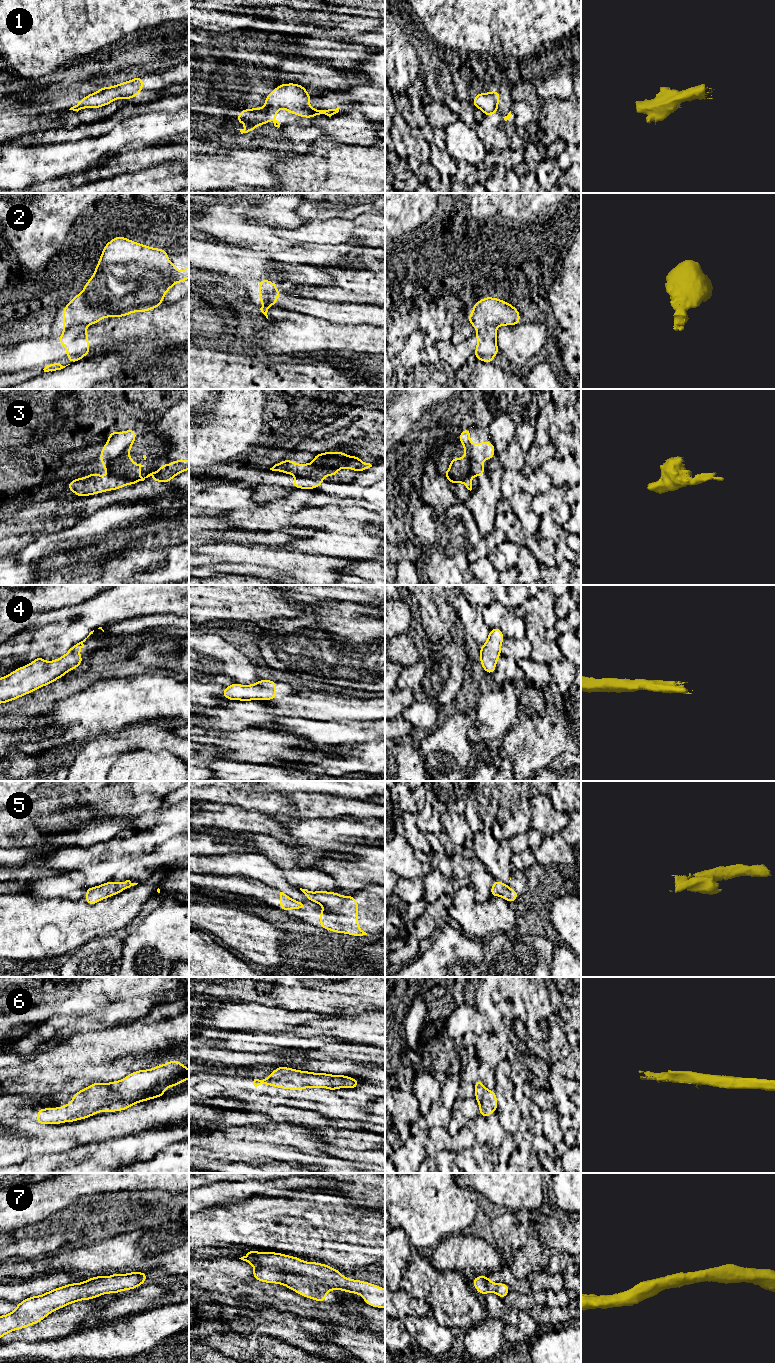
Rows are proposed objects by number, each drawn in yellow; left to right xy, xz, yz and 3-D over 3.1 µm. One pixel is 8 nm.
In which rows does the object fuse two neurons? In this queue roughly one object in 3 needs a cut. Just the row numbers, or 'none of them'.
none of them

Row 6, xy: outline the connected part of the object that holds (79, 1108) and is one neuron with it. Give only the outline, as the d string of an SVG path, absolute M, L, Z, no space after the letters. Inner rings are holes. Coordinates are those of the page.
M171 1060L152 1069L132 1072L120 1081L92 1083L73 1094L73 1100L58 1108L39 1108L36 1121L41 1124L74 1122L99 1112L115 1112L132 1105L165 1096L164 1089L189 1079L189 1070L181 1062Z

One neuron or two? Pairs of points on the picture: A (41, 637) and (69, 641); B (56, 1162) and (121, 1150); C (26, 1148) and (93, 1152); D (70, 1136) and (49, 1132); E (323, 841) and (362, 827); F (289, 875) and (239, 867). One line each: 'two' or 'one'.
A: one
B: one
C: two
D: two
E: one
F: two

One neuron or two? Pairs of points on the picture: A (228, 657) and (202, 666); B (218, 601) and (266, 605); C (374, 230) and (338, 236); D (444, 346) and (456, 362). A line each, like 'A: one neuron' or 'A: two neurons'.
A: one neuron
B: one neuron
C: one neuron
D: one neuron

